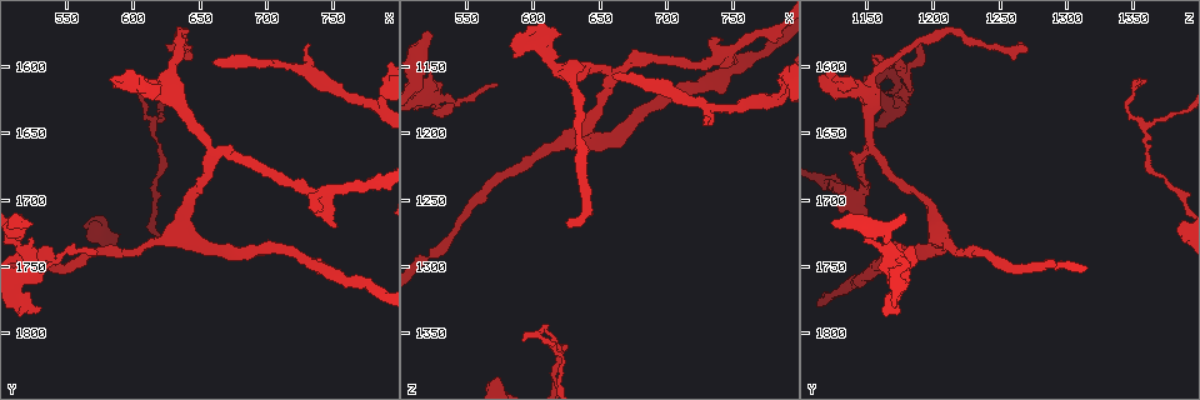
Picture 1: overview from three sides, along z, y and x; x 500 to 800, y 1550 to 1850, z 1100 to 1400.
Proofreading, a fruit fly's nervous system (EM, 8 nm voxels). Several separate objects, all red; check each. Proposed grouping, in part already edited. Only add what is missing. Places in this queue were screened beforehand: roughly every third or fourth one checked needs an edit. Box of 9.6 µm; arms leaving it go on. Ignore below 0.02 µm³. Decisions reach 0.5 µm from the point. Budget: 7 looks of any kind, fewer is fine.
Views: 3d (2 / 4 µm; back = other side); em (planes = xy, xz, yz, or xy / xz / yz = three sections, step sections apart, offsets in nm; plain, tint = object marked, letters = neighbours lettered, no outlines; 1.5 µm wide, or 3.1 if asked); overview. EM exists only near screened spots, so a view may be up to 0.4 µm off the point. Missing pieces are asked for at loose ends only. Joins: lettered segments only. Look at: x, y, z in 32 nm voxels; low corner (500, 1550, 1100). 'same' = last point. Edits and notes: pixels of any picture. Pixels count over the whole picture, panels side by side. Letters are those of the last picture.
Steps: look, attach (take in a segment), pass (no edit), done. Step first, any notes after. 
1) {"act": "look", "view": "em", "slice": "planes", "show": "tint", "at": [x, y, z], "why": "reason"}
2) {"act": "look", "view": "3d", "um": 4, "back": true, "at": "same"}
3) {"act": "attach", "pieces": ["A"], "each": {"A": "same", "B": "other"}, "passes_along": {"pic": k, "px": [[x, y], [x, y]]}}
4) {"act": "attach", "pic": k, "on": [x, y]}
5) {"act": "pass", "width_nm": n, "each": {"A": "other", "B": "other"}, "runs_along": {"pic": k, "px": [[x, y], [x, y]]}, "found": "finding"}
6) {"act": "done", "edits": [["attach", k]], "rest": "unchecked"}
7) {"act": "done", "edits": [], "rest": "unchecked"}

{"act": "look", "view": "em", "slice": "yz", "step": 4, "show": "tint", "at": [522, 1718, 1122], "why": "free end"}

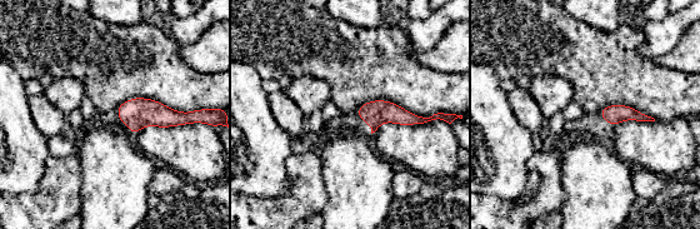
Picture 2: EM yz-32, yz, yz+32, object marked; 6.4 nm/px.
{"act": "look", "view": "em", "slice": "planes", "show": "letters", "at": "same"}

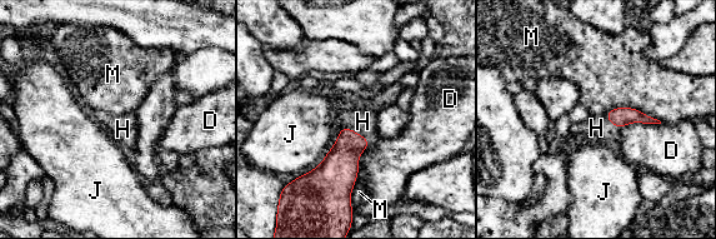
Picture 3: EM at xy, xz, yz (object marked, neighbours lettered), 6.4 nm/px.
{"act": "attach", "pieces": ["H"], "longest_contact_nm": ["M", 380], "each": {"D": "other", "H": "same", "J": "other", "M": "other"}, "passes_along": {"pic": 3, "px": [[340, 167], [355, 132], [362, 122]]}, "found": "the neuron continues"}

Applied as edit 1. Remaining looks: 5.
{"act": "look", "view": "em", "slice": "yz", "step": 4, "show": "letters", "at": [624, 1584, 1264], "why": "tapers out"}

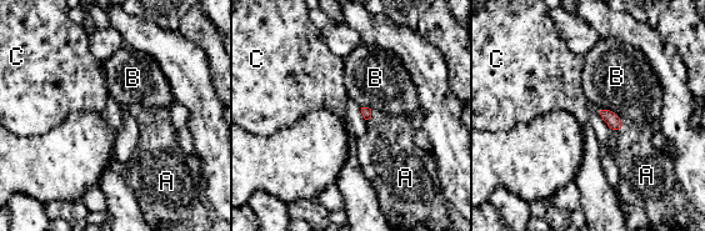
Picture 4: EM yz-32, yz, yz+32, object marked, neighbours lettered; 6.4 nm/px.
{"act": "attach", "pieces": ["A"], "longest_contact_nm": ["B", 130], "each": {"A": "same", "B": "other", "C": "other"}, "passes_along": {"pic": 4, "px": [[614, 121], [624, 125], [638, 161]]}, "found": "the neuron continues"}

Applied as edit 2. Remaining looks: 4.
{"act": "look", "view": "3d", "um": 2, "at": [660, 1596, 1156]}

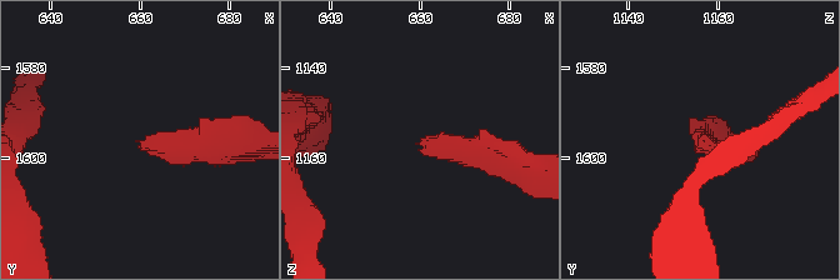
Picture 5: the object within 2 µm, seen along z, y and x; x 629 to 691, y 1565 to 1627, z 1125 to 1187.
{"act": "look", "view": "em", "slice": "xy", "step": 8, "show": "tint", "at": [660, 1596, 1156], "why": "shape alone is not enough"}

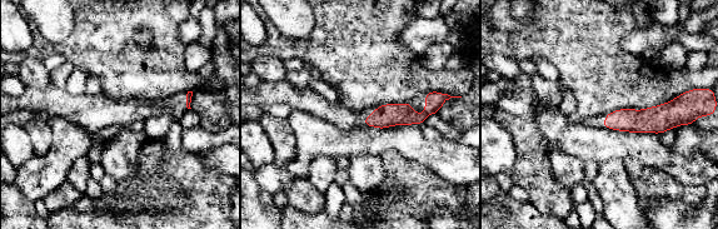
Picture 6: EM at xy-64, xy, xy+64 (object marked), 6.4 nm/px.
{"act": "look", "view": "em", "slice": "planes", "show": "letters", "at": "same"}

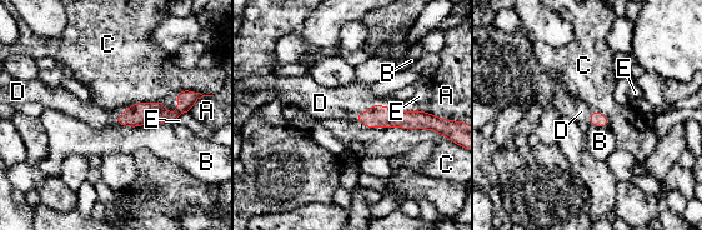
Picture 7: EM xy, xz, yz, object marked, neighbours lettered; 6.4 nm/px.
{"act": "attach", "pieces": ["D"], "each": {"A": "other", "B": "other", "C": "other", "D": "same", "E": "other"}, "passes_along": {"pic": 7, "px": [[377, 116], [364, 111], [326, 104]]}, "found": "the neuron continues"}

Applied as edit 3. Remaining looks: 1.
{"act": "done", "edits": [["attach", 3], ["attach", 4], ["attach", 7]], "rest": "unchecked"}

